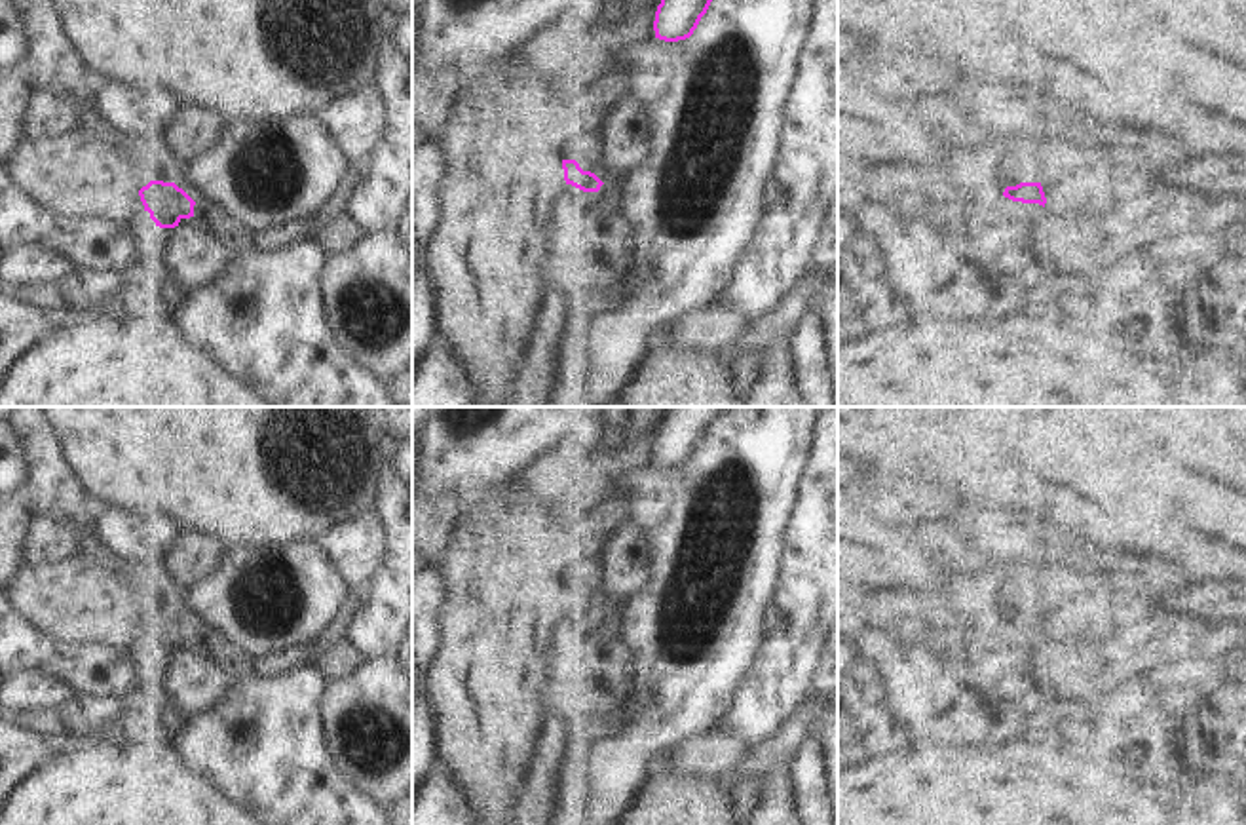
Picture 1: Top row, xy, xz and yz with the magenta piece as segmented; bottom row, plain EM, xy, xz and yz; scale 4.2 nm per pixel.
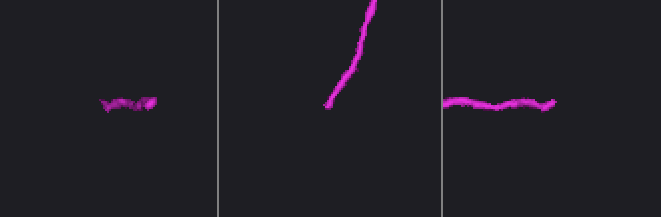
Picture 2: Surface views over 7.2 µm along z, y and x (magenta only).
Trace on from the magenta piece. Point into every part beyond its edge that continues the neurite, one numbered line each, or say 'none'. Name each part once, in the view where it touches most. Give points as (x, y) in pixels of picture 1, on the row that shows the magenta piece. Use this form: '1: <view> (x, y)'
1: yz (1013, 242).

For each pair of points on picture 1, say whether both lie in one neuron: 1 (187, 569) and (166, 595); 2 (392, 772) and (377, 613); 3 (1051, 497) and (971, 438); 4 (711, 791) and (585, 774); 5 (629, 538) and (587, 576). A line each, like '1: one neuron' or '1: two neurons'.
1: two neurons
2: two neurons
3: one neuron
4: two neurons
5: one neuron

